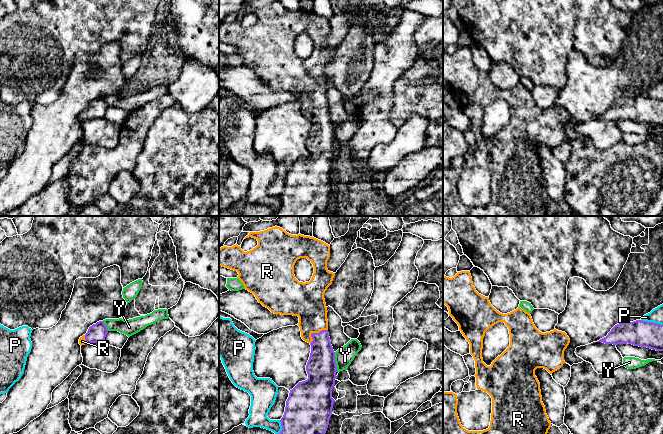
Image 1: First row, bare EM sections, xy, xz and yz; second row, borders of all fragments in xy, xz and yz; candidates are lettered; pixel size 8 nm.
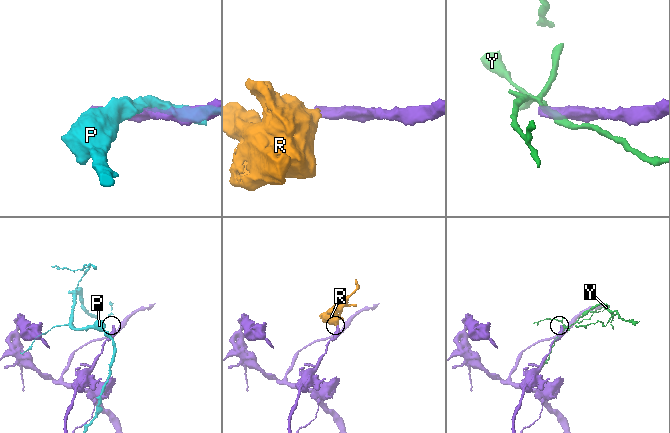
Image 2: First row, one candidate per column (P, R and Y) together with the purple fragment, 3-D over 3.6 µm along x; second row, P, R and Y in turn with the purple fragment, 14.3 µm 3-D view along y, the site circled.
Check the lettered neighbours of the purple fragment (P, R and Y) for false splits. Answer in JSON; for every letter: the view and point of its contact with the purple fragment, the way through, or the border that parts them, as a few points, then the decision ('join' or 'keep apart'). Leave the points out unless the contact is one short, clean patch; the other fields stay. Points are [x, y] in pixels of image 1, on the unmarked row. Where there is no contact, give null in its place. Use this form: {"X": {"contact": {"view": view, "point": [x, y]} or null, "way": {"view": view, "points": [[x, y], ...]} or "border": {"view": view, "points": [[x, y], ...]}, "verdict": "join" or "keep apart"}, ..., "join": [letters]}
{"P": {"contact": {"view": "yz", "point": [652, 98]}, "verdict": "keep apart"}, "R": {"contact": {"view": "xz", "point": [314, 109]}, "way": {"view": "xz", "points": [[321, 139], [321, 121], [314, 109], [313, 92], [308, 79]]}, "verdict": "join"}, "Y": {"contact": {"view": "xz", "point": [335, 138]}, "border": {"view": "xz", "points": [[334, 128], [337, 147]]}, "verdict": "keep apart"}, "join": ["R"]}

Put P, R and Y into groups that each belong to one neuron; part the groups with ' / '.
P / R / Y

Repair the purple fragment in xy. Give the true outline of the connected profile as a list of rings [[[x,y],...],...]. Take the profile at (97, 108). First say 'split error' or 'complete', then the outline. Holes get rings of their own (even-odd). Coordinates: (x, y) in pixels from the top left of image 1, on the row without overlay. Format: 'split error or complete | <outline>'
split error | [[[99,97],[90,102],[87,109],[80,113],[79,120],[82,122],[89,119],[104,118],[108,107],[104,98]]]

